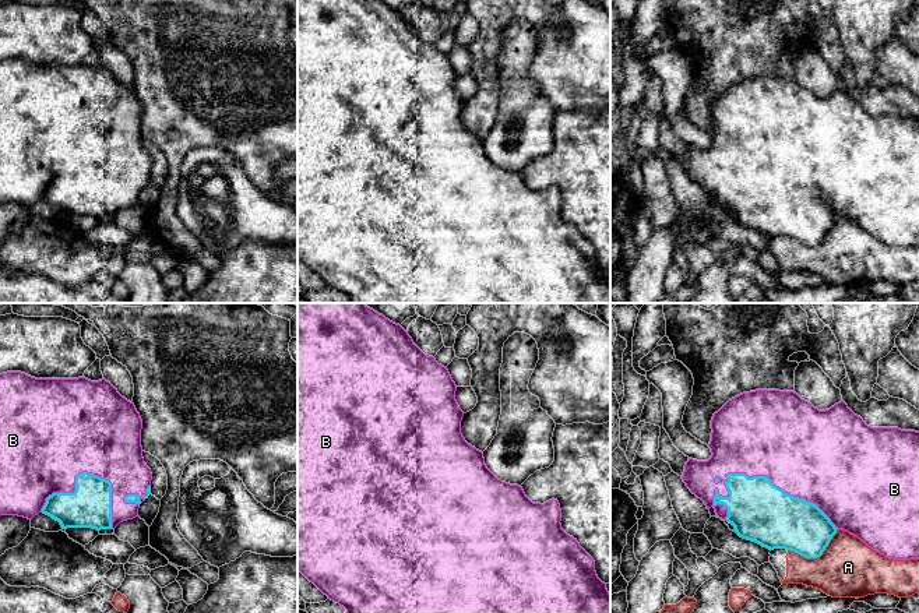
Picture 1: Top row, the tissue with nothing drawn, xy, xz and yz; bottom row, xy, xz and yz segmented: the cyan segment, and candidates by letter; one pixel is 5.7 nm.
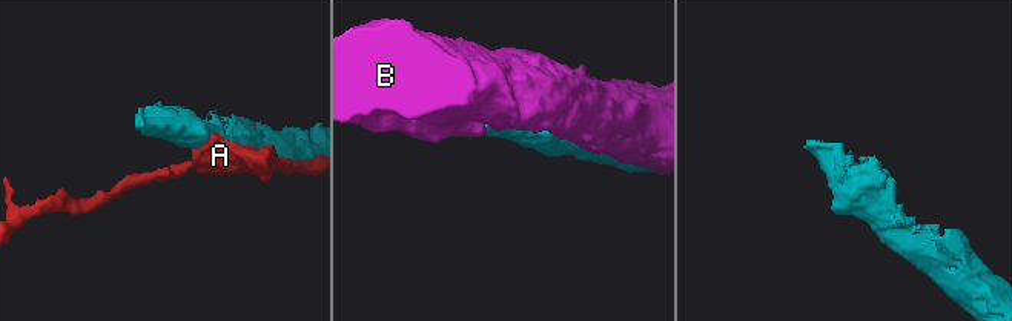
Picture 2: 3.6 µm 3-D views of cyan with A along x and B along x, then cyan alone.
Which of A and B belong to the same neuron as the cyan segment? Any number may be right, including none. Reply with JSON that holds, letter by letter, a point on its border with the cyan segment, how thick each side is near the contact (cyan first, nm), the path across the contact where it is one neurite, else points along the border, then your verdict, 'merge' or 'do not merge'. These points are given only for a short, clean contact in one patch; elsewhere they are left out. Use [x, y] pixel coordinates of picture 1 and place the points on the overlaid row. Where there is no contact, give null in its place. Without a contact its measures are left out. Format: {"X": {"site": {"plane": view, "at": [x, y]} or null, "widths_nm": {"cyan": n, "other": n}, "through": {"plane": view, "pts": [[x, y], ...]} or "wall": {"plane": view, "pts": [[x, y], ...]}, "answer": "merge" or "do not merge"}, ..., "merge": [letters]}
{"A": {"site": {"plane": "yz", "at": [817, 556]}, "widths_nm": {"cyan": 300, "other": 340}, "answer": "do not merge"}, "B": {"site": {"plane": "yz", "at": [766, 476]}, "widths_nm": {"cyan": 340, "other": 500}, "answer": "merge"}, "merge": ["B"]}

